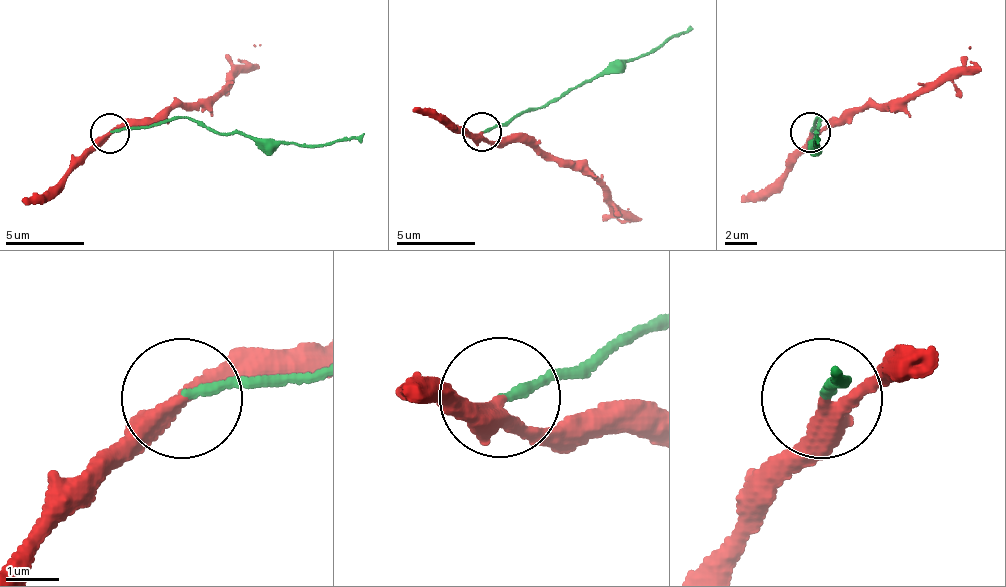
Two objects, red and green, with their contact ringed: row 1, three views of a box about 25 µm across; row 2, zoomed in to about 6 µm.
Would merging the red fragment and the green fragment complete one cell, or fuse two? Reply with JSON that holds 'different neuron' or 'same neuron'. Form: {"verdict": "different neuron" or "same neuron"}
{"verdict": "different neuron"}

